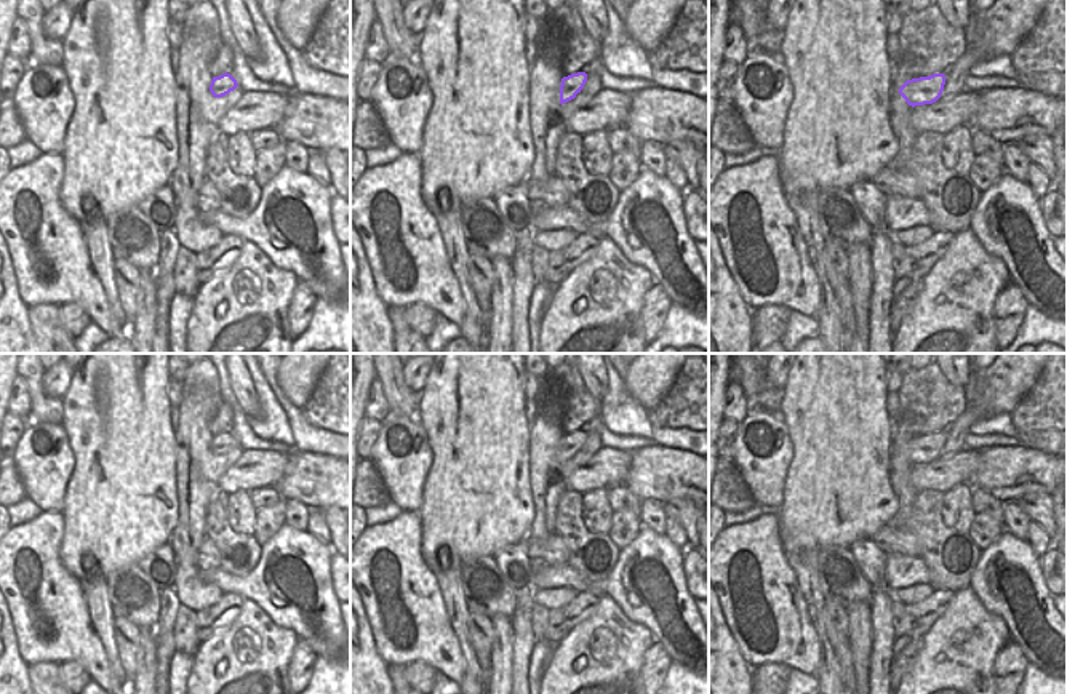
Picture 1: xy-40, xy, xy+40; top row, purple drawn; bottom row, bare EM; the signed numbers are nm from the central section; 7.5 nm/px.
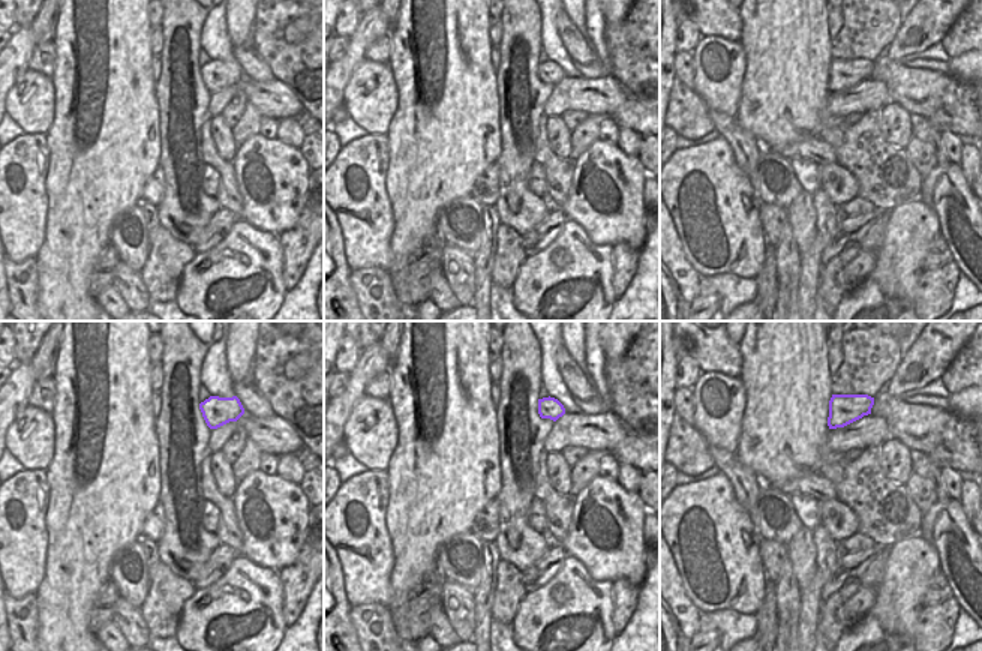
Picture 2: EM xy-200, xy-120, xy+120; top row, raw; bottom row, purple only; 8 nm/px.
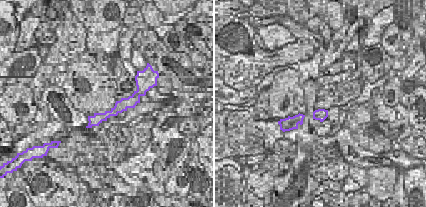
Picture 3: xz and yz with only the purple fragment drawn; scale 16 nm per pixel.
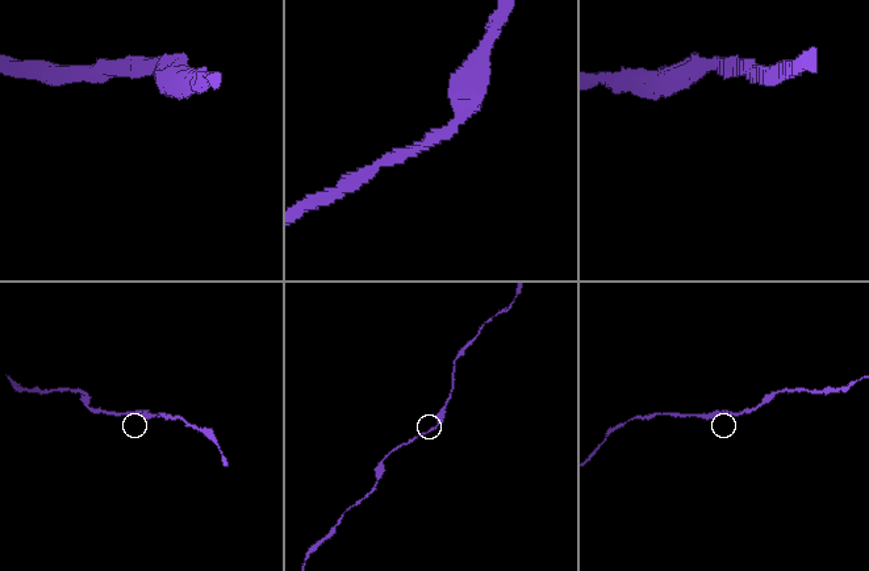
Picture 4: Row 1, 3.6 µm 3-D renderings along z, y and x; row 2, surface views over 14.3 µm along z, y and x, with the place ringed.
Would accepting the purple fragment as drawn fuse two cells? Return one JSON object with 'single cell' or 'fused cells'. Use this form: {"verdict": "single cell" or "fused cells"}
{"verdict": "single cell"}

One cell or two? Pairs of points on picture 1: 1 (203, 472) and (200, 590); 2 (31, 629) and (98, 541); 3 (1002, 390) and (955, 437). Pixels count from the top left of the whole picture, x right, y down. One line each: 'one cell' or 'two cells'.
1: one cell
2: two cells
3: one cell

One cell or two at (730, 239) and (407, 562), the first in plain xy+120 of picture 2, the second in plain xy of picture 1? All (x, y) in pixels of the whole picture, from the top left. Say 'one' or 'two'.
one

